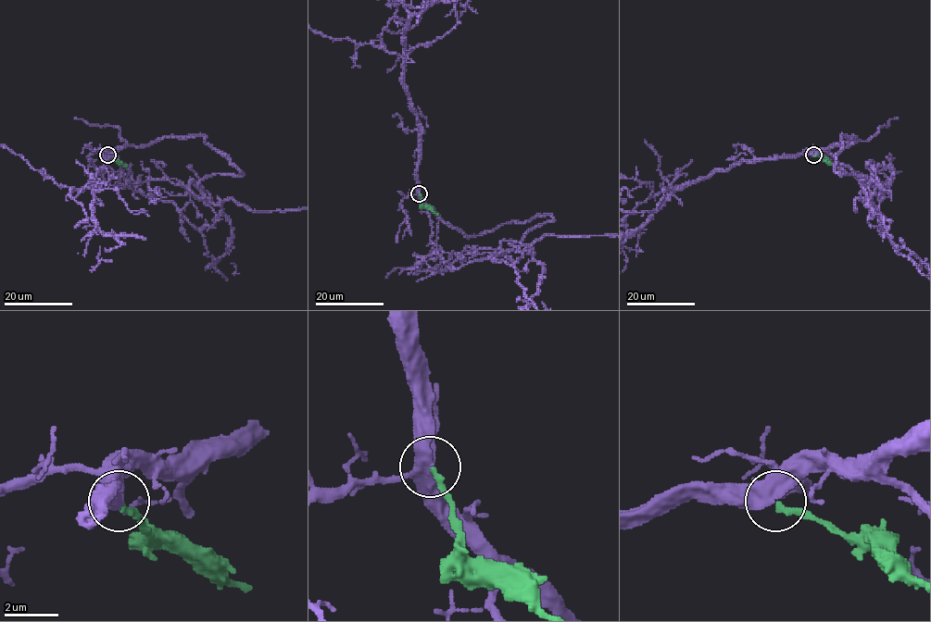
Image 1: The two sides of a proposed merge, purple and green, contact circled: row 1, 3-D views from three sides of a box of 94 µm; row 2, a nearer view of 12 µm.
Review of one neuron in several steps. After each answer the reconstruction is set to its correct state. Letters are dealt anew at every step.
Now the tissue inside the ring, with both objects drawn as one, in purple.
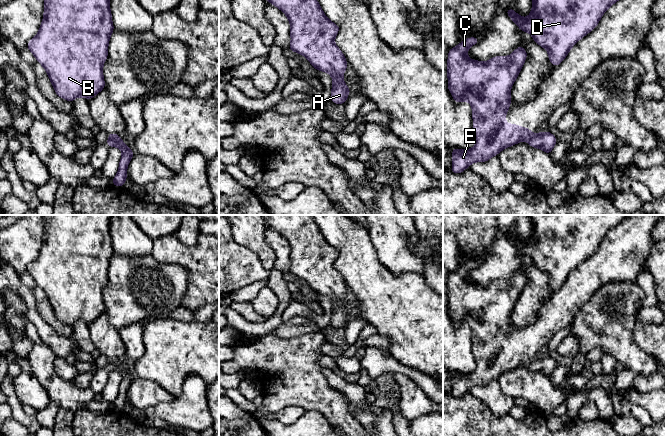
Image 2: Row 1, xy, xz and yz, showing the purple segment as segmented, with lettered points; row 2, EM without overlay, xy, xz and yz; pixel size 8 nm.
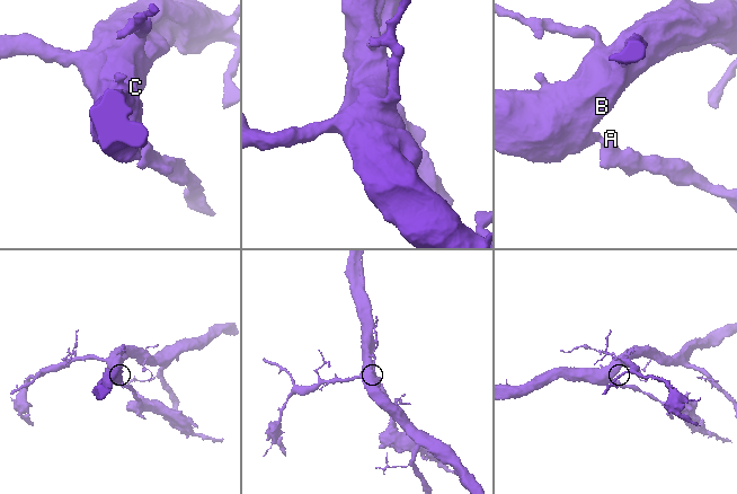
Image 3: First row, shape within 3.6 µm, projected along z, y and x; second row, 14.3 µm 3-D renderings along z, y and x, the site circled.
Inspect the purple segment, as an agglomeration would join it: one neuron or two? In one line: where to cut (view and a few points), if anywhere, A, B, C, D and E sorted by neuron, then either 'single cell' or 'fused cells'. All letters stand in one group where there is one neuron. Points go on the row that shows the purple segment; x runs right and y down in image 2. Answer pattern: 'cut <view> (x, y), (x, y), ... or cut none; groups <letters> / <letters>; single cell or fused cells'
cut xz (342, 78), (334, 80); groups A / B C D E; fused cells

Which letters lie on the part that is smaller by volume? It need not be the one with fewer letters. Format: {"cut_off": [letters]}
{"cut_off": ["A"]}

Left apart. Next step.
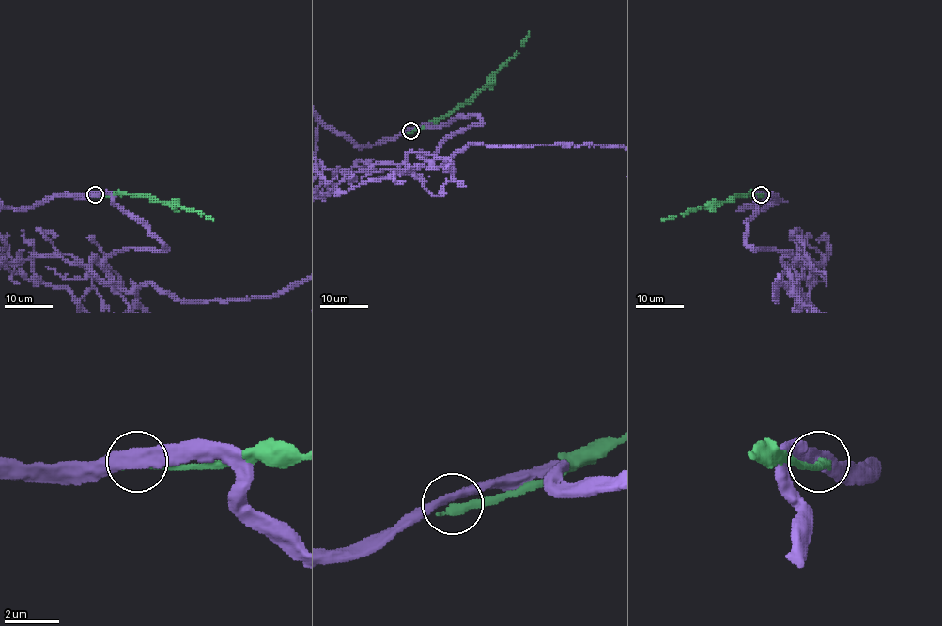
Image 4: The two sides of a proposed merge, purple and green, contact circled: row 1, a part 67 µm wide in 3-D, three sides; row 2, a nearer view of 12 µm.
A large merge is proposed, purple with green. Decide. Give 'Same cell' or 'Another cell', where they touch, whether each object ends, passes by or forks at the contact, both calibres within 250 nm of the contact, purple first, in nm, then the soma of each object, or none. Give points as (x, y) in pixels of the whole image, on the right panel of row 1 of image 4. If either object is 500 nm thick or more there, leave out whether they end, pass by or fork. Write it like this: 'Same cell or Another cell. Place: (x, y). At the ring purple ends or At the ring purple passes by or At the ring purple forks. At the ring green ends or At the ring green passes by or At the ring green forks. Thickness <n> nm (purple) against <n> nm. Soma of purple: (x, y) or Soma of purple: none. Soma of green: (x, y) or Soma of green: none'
Another cell. Place: (761, 194). At the ring purple passes by. At the ring green ends. Thickness 420 nm (purple) against 360 nm. Soma of purple: none. Soma of green: none

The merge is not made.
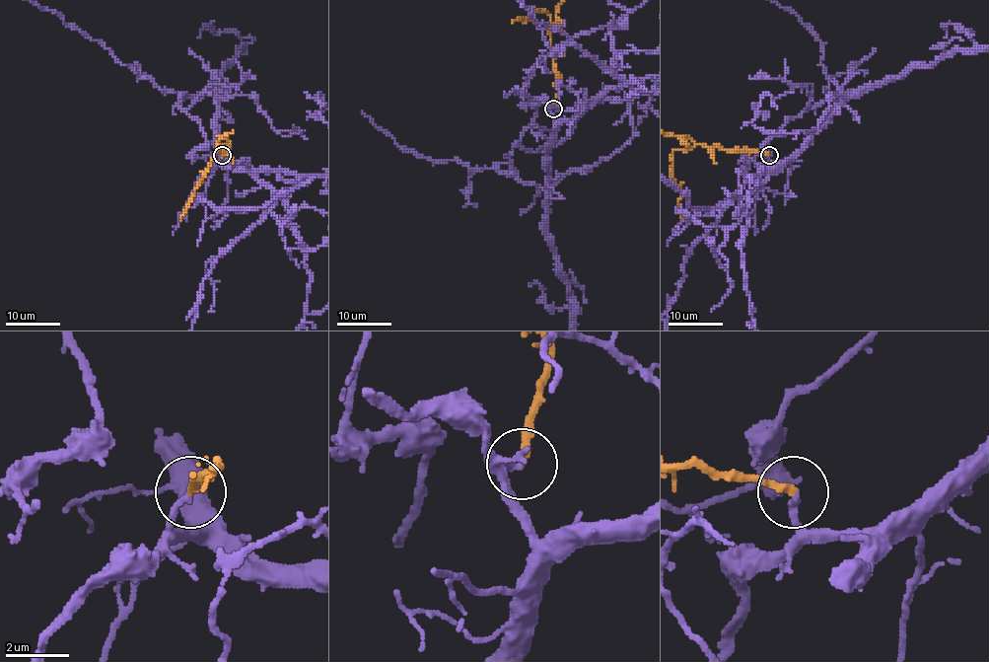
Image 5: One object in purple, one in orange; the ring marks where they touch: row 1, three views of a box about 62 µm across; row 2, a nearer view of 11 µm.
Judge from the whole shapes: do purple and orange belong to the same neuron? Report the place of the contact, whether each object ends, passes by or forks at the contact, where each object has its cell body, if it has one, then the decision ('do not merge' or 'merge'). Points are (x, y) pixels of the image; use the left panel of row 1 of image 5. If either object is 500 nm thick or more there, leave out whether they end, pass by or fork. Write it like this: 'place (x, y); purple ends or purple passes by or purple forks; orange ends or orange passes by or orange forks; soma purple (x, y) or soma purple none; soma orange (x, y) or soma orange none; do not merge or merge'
place (222, 155); purple ends; orange ends; soma purple none; soma orange none; merge

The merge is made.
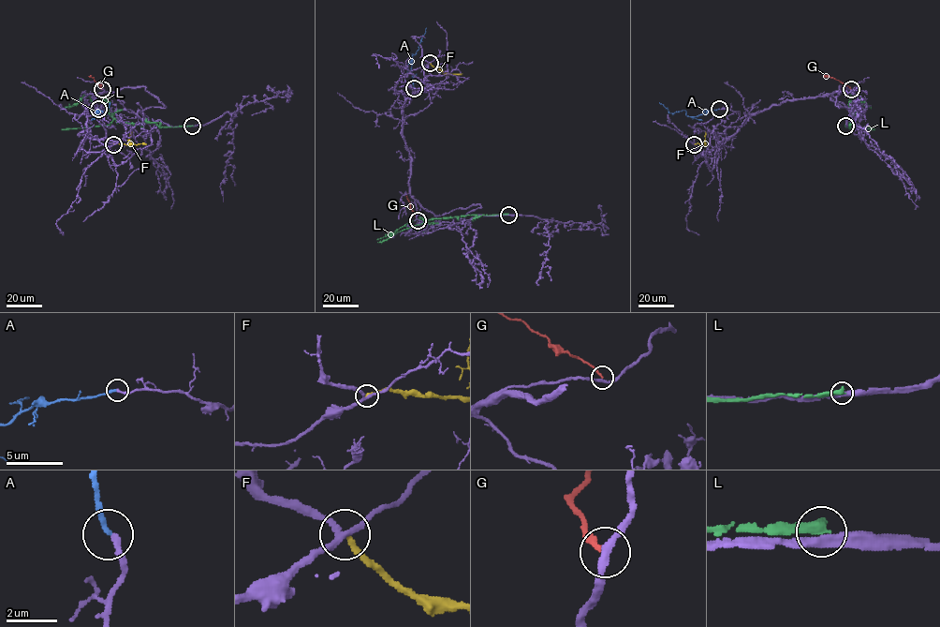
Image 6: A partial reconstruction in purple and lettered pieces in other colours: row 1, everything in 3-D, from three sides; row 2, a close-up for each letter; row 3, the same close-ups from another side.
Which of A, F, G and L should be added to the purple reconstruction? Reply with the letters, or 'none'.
A

